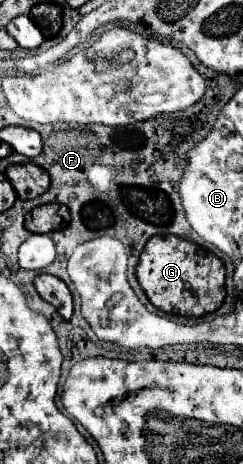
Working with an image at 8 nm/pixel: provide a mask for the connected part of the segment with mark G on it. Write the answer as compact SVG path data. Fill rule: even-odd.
M153 236L145 244L137 266L137 280L149 302L167 314L199 318L215 312L225 298L223 262L213 252L179 236Z

